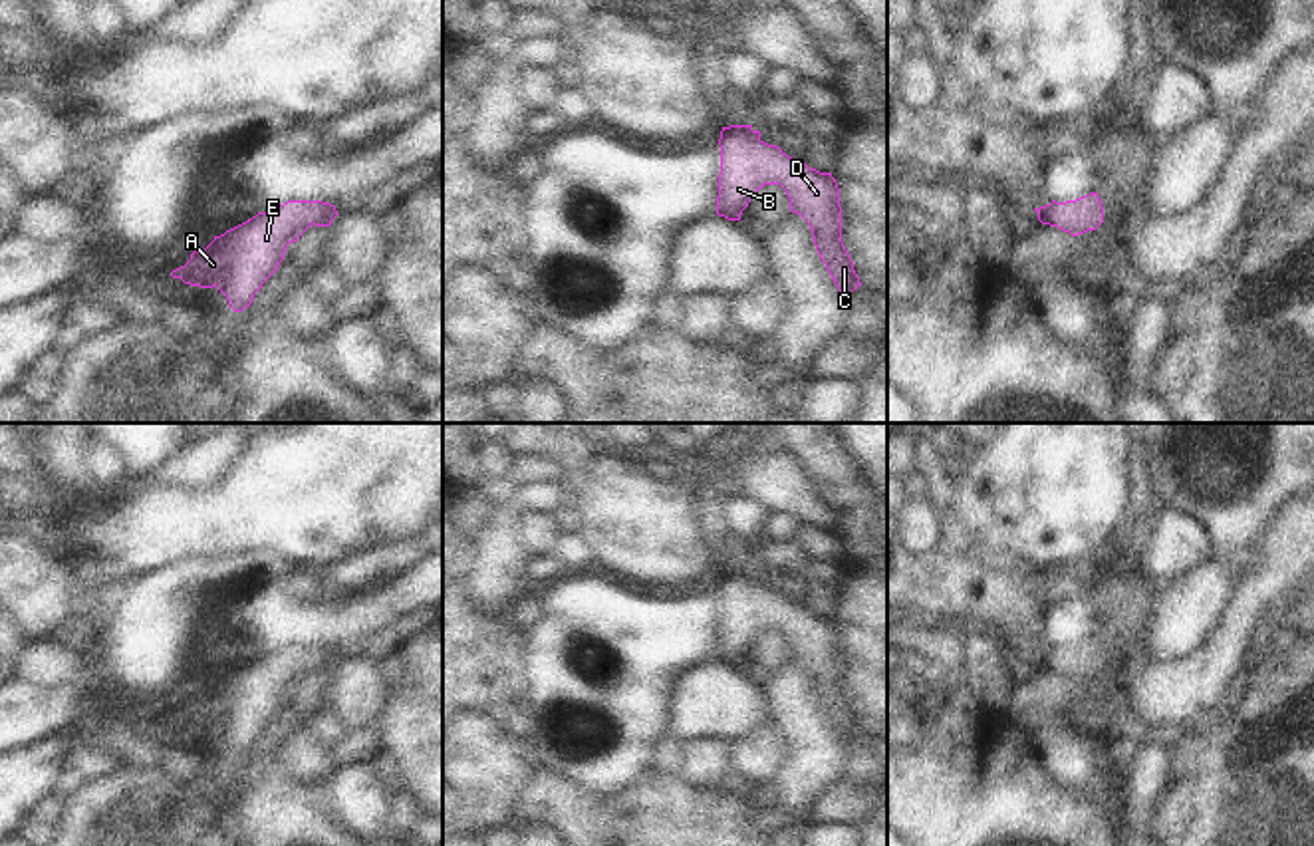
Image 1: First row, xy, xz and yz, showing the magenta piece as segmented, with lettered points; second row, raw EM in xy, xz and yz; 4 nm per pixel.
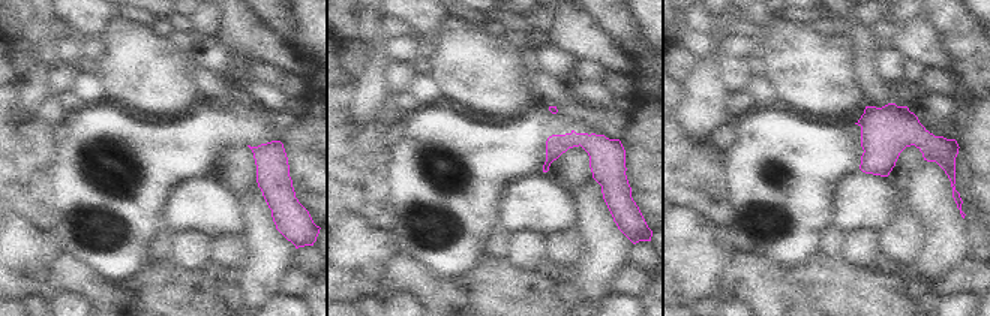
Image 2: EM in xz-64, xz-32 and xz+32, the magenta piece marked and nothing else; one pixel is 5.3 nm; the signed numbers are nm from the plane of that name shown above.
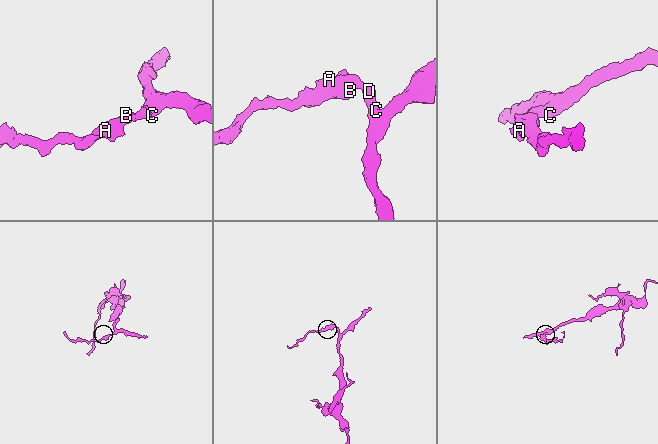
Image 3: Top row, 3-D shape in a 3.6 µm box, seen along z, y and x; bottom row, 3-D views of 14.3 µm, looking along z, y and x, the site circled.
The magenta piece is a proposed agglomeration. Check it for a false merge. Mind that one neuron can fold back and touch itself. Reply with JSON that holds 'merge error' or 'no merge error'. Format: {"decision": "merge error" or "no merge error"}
{"decision": "no merge error"}

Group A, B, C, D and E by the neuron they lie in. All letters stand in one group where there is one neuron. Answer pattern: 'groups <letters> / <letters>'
groups A B C D E

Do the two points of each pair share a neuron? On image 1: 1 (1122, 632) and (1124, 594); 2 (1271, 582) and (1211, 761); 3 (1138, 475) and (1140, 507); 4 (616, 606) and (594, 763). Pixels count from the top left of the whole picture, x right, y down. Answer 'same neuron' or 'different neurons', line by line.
1: same neuron
2: different neurons
3: same neuron
4: same neuron

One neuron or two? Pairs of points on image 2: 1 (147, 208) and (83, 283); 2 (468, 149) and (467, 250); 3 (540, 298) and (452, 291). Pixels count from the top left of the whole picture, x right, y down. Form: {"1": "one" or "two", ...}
{"1": "two", "2": "one", "3": "one"}

